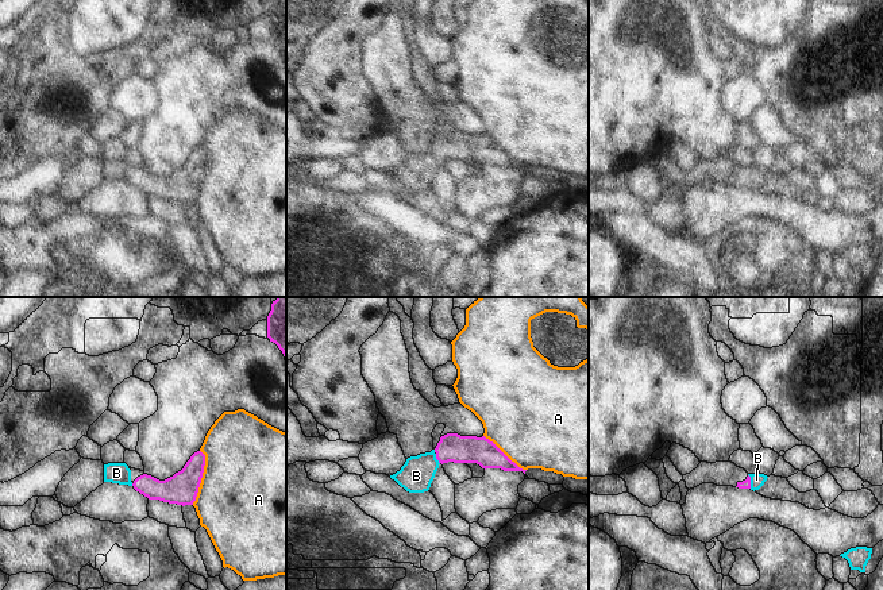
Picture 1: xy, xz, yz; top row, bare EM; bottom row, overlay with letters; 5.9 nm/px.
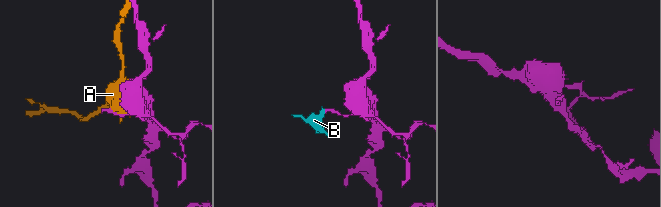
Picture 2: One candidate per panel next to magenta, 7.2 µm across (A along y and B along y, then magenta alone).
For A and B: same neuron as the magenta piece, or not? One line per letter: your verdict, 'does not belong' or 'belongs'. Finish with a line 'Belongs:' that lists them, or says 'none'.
A: does not belong
B: belongs
Belongs: B

